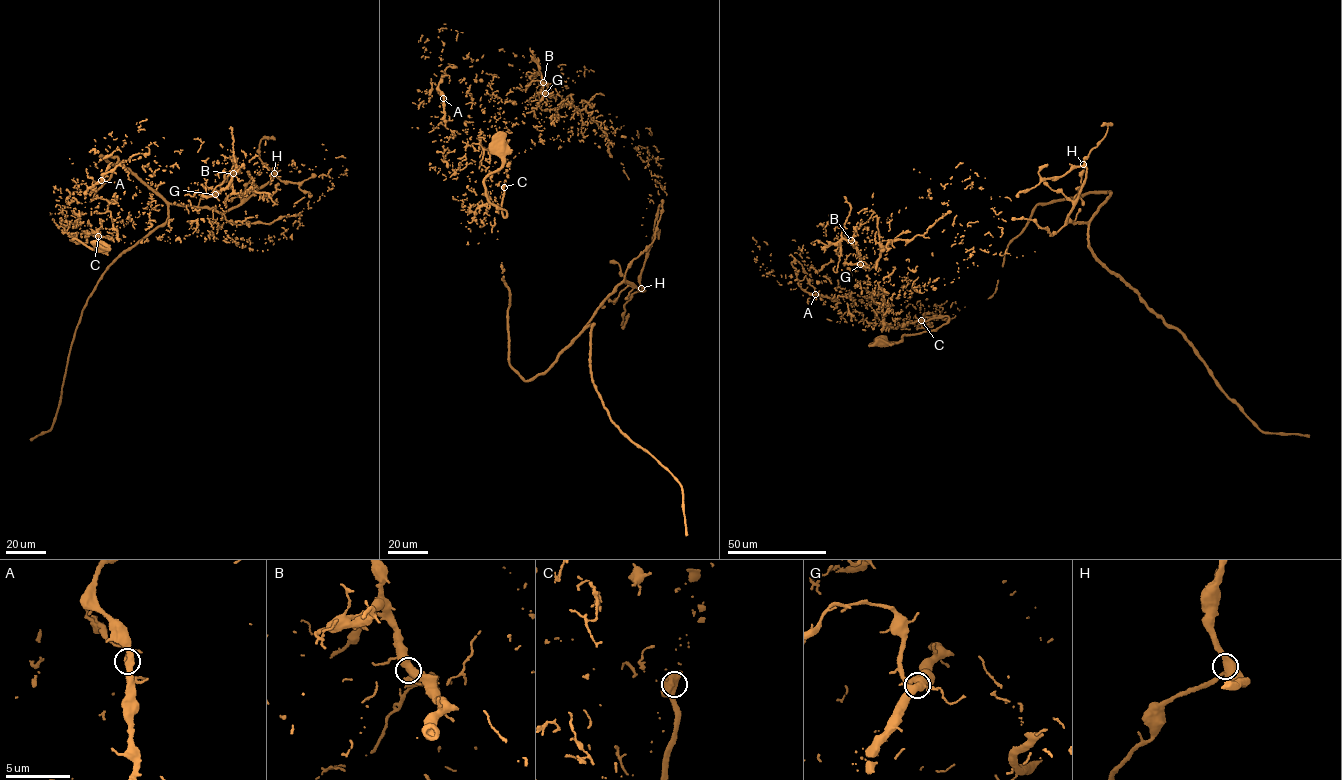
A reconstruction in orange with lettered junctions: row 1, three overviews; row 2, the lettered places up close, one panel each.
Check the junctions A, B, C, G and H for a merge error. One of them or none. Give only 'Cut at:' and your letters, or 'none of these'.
Cut at: none of these

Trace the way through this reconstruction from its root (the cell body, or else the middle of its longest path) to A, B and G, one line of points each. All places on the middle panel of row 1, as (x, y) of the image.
A: (497, 146), (490, 205), (486, 168), (471, 159), (448, 172), (443, 98)
B: (497, 146), (485, 192), (504, 218), (513, 158), (570, 107), (581, 129), (563, 128), (543, 82)
G: (497, 146), (485, 192), (504, 218), (513, 158), (570, 107), (581, 129), (545, 93)

